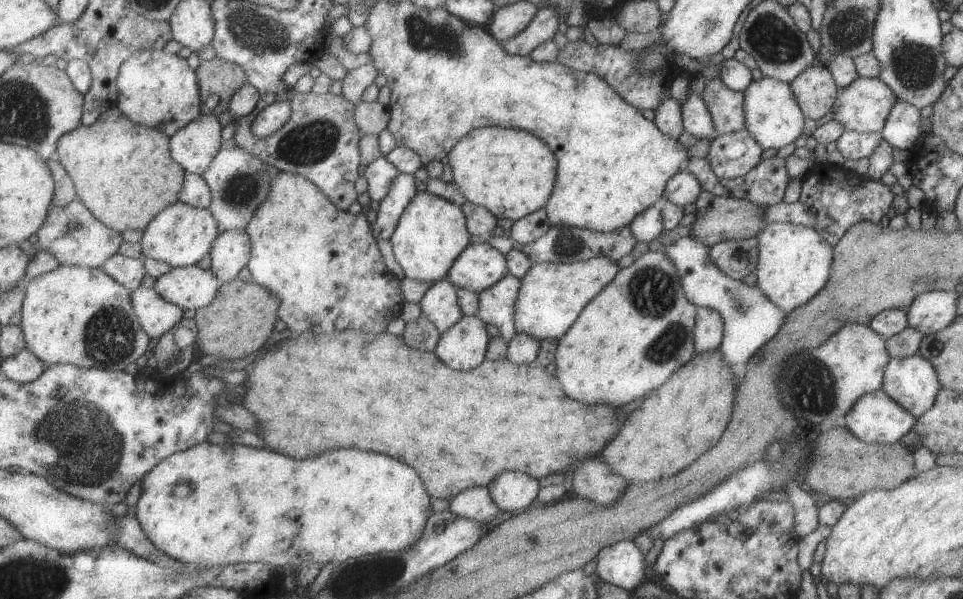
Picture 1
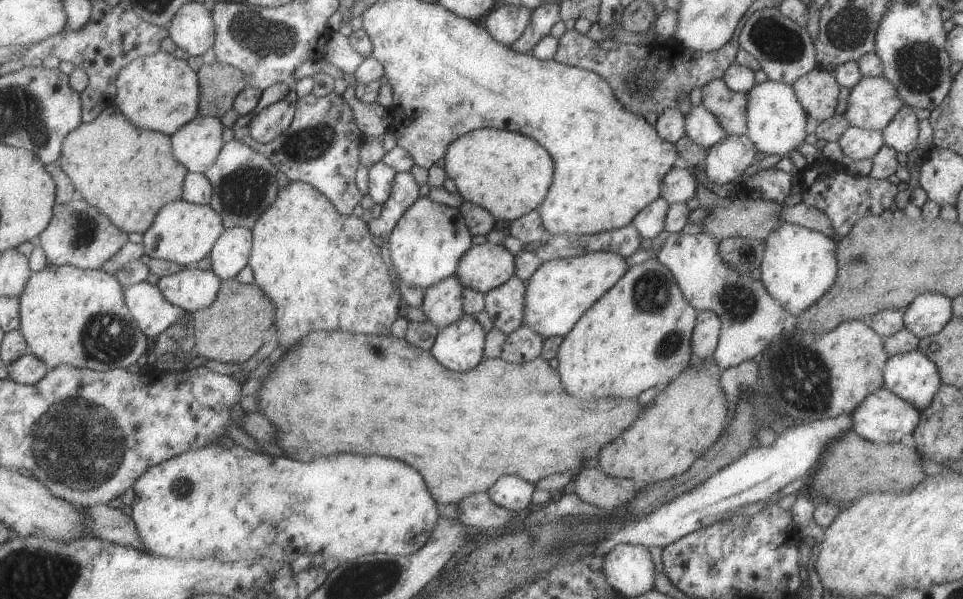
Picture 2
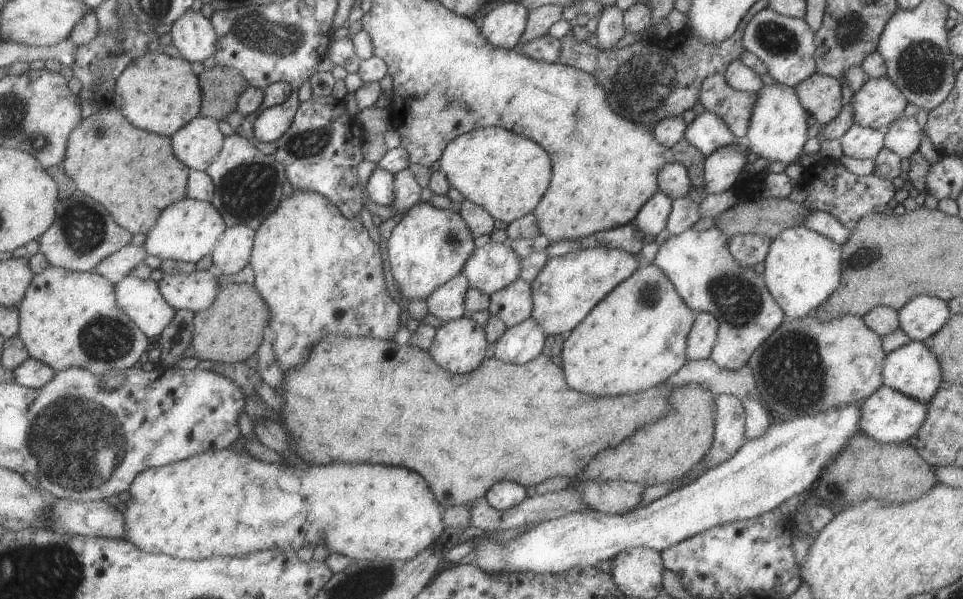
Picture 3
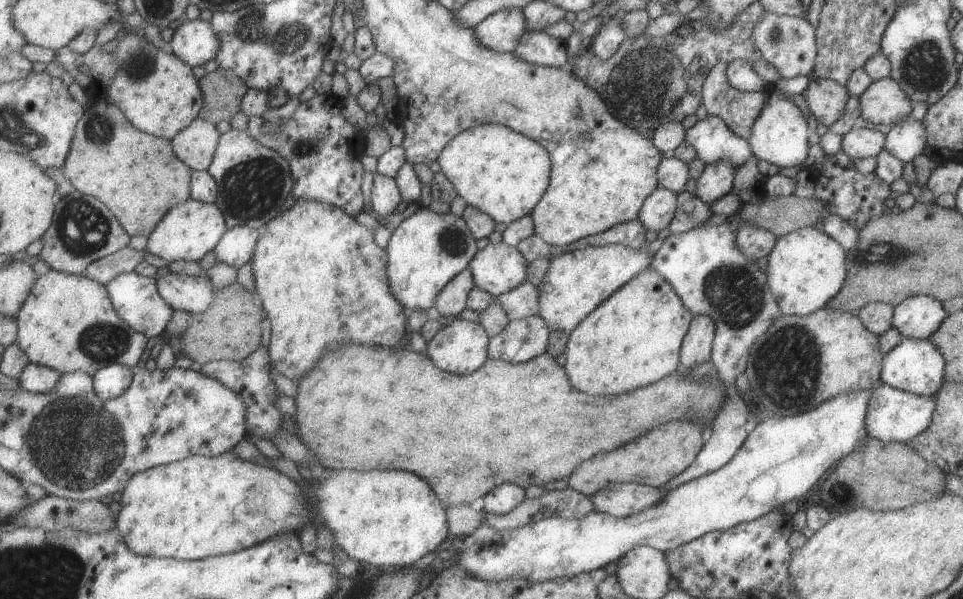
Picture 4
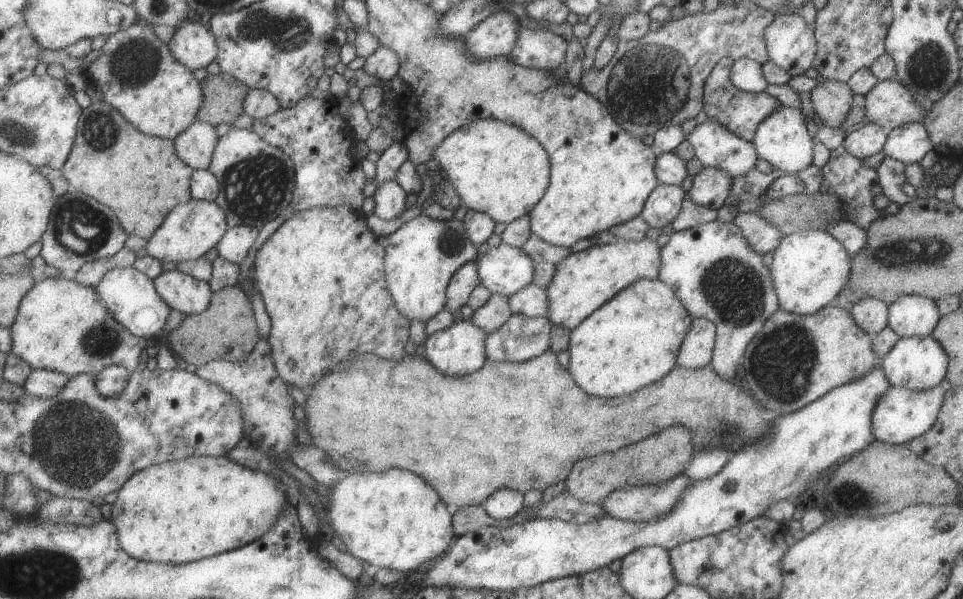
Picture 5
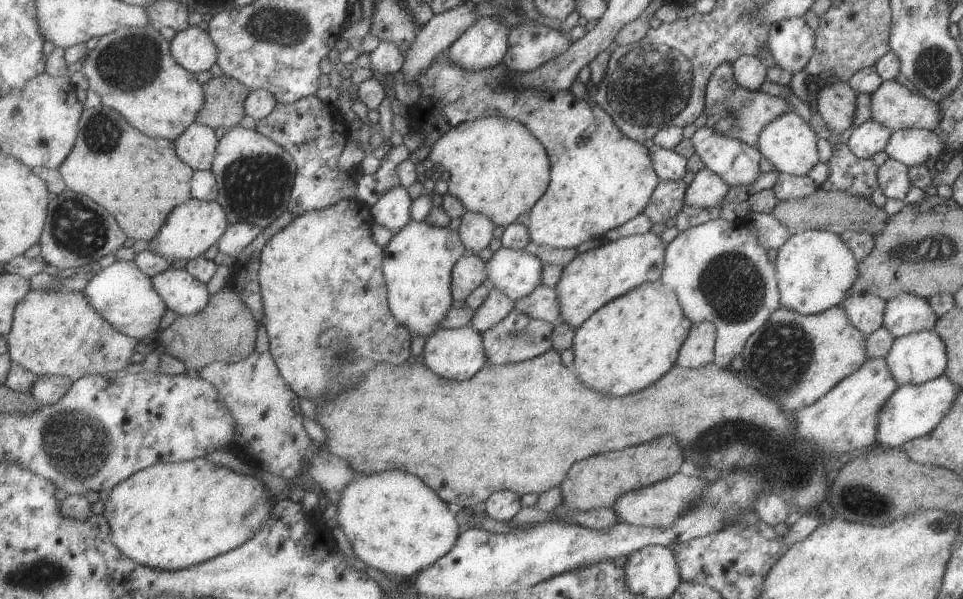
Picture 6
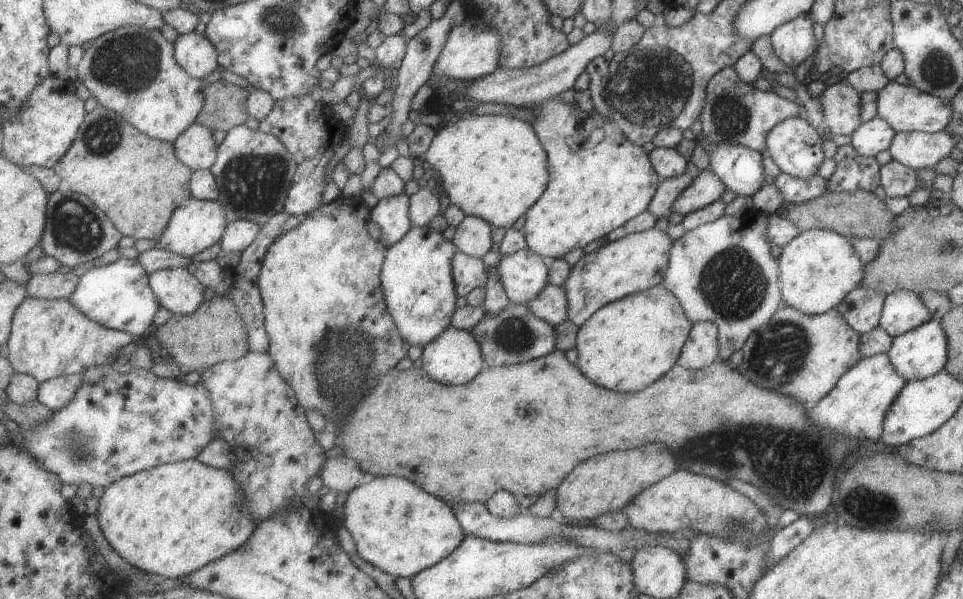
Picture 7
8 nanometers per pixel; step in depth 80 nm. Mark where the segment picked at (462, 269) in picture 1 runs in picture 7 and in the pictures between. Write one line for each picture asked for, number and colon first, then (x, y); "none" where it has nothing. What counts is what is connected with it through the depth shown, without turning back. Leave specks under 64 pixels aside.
2: (483, 267)
3: (492, 266)
4: (496, 268)
5: (503, 269)
6: (514, 272)
7: (522, 274)

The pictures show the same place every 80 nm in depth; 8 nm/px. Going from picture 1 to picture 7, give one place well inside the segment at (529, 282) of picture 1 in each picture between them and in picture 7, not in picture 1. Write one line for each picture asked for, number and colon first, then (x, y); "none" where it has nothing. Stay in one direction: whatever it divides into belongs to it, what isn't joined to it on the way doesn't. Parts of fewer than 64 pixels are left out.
2: (557, 293)
3: (567, 287)
4: (574, 283)
5: (582, 281)
6: (590, 279)
7: (637, 261)

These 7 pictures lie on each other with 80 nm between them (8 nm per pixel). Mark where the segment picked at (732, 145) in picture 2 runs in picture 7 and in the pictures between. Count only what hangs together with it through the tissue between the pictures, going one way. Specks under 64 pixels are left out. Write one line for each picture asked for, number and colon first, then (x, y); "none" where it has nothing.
3: (722, 168)
4: (714, 182)
5: (710, 186)
6: (706, 189)
7: (705, 188)

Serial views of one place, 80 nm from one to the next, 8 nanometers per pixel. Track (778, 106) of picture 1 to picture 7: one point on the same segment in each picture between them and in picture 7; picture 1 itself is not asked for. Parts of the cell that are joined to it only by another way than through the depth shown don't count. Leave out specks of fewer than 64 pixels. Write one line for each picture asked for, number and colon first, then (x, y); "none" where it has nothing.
2: (775, 121)
3: (777, 130)
4: (778, 135)
5: (781, 139)
6: (788, 142)
7: (793, 145)

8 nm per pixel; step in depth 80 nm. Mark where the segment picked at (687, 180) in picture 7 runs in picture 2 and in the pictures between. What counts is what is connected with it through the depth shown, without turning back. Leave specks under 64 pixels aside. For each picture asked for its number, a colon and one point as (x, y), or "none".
2: (649, 221)
3: (651, 219)
4: (657, 209)
5: (662, 204)
6: (666, 200)

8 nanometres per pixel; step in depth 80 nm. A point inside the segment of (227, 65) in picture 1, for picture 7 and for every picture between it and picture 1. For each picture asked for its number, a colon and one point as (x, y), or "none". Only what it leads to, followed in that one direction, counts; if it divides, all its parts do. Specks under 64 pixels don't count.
2: (220, 84)
3: (222, 86)
4: (224, 90)
5: (225, 96)
6: (225, 105)
7: (226, 106)

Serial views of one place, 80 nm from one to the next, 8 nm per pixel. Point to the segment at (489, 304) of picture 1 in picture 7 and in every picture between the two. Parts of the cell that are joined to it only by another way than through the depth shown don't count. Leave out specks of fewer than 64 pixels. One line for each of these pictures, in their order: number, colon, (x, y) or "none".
2: (503, 305)
3: (511, 304)
4: (521, 301)
5: (531, 301)
6: (541, 303)
7: (549, 304)

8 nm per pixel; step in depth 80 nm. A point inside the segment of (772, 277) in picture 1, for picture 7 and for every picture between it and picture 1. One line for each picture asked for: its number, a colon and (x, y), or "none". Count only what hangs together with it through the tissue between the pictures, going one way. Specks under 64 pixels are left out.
2: (798, 265)
3: (802, 268)
4: (805, 268)
5: (808, 268)
6: (814, 268)
7: (817, 268)

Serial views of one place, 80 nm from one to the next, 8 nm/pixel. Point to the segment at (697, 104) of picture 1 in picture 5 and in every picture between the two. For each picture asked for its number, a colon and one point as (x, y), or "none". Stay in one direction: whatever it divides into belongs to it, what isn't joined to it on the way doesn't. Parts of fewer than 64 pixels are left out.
2: (700, 125)
3: (707, 132)
4: (712, 140)
5: (714, 146)

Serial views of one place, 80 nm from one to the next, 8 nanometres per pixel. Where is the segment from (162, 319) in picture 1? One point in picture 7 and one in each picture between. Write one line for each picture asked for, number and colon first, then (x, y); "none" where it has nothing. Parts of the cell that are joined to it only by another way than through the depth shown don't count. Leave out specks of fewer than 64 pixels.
2: (155, 314)
3: (142, 299)
4: (138, 299)
5: (133, 298)
6: (127, 297)
7: (119, 295)

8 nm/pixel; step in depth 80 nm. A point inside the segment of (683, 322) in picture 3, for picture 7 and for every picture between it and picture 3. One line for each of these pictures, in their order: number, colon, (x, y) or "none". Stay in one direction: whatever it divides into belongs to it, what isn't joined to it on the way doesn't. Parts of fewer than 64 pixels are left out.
4: (633, 338)
5: (631, 340)
6: (629, 342)
7: (626, 344)

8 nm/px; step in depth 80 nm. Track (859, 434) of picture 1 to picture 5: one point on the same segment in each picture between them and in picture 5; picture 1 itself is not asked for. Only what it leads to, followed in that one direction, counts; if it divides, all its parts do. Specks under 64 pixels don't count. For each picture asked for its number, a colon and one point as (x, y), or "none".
2: (881, 417)
3: (886, 416)
4: (892, 415)
5: (899, 415)

